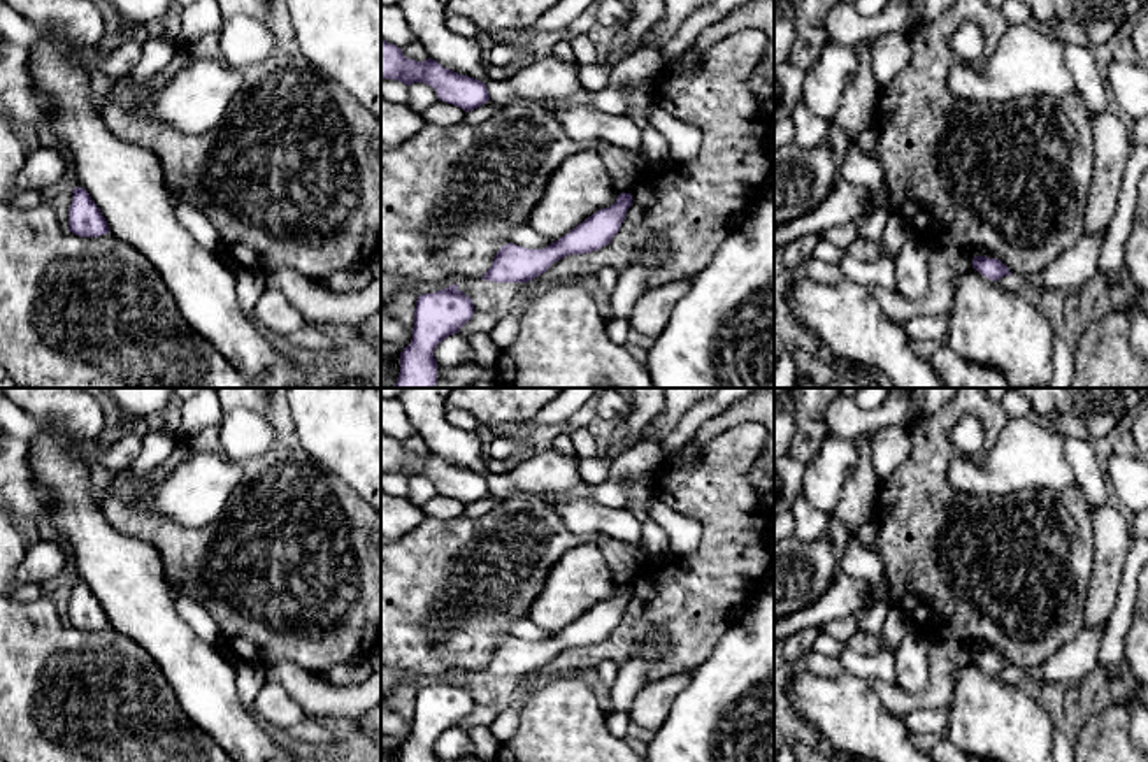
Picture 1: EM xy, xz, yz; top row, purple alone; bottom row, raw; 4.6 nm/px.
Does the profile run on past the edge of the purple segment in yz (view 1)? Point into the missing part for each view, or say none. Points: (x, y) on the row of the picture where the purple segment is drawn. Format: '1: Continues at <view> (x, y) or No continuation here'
1: No continuation here

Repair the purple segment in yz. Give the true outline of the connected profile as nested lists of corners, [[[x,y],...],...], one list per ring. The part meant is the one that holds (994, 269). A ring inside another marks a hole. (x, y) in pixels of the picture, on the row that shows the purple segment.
[[[974,256],[972,269],[976,269],[981,276],[992,281],[997,281],[1011,274],[1009,269],[1001,260],[987,256]]]

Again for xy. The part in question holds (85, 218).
[[[84,188],[72,190],[72,204],[68,207],[68,232],[79,237],[100,237],[109,234],[105,218]]]

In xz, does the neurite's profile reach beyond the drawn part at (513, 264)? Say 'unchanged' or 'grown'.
unchanged

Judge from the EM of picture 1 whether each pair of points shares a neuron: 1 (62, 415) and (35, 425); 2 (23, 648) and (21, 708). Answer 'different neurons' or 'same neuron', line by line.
1: different neurons
2: same neuron

